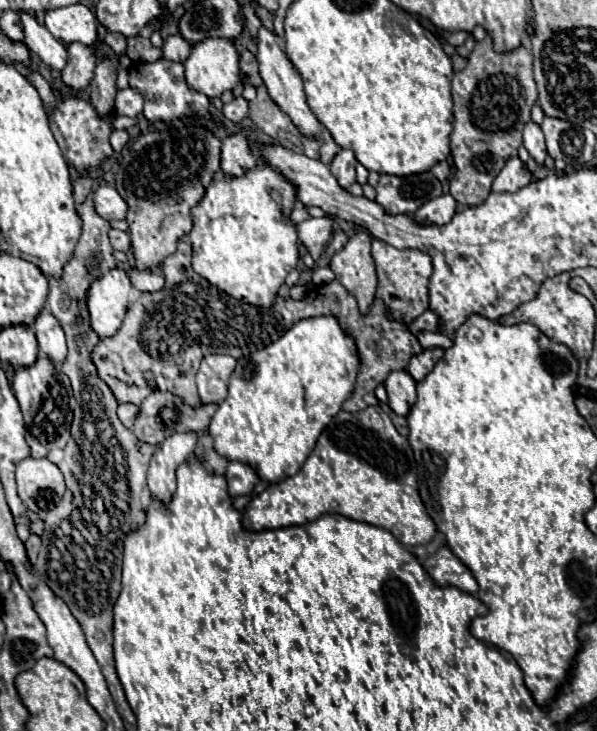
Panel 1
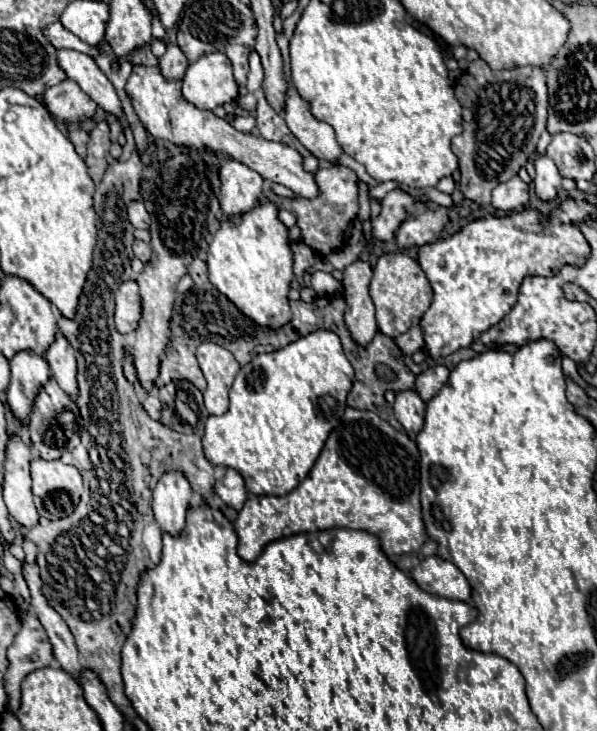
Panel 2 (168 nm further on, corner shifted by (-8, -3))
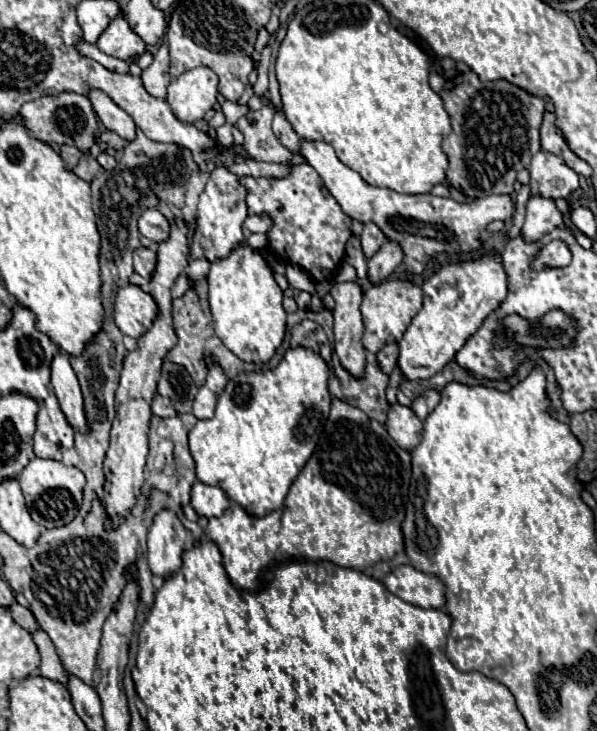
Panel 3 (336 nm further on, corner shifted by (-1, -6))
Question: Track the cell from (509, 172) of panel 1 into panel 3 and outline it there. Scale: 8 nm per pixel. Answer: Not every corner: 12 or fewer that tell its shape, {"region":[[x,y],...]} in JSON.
{"region":[[323,141],[301,155],[351,219],[375,223],[421,275],[481,249],[509,195],[471,203],[367,185]]}

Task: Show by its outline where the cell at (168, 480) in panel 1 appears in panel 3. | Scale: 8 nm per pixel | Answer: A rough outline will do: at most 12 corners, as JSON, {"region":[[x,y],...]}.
{"region":[[157,513],[147,535],[155,577],[183,565],[187,533],[177,515]]}

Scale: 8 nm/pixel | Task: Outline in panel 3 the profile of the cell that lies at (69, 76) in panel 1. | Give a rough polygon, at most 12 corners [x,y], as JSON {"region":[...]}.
{"region":[[45,95],[21,107],[29,135],[89,151],[99,131],[89,97]]}

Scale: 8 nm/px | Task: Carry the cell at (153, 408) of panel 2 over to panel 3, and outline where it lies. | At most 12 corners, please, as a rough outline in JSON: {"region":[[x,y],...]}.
{"region":[[161,397],[153,399],[153,415],[175,417],[171,399]]}

